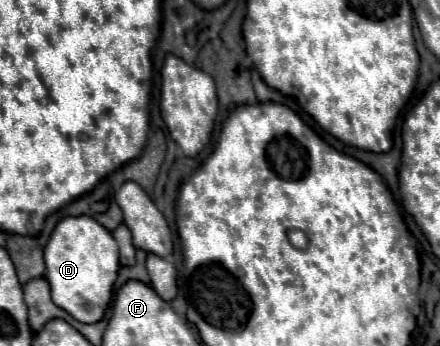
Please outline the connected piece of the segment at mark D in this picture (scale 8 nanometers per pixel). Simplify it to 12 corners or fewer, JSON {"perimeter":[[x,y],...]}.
{"perimeter":[[64,217],[44,247],[52,301],[100,321],[120,269],[112,233]]}

